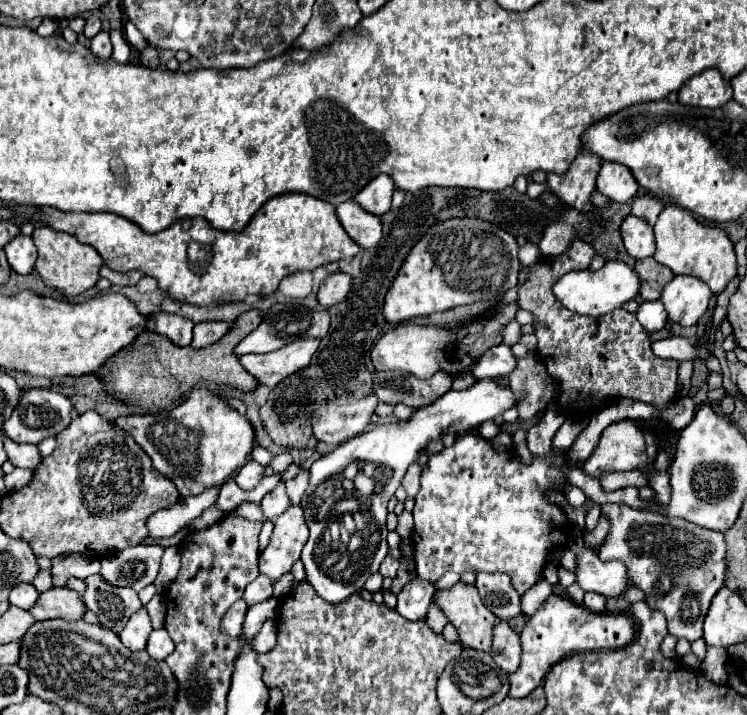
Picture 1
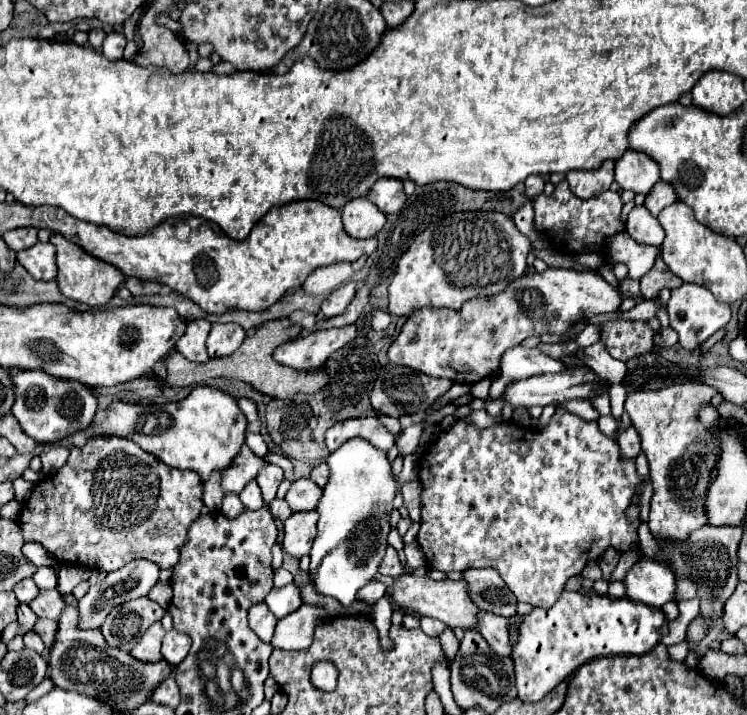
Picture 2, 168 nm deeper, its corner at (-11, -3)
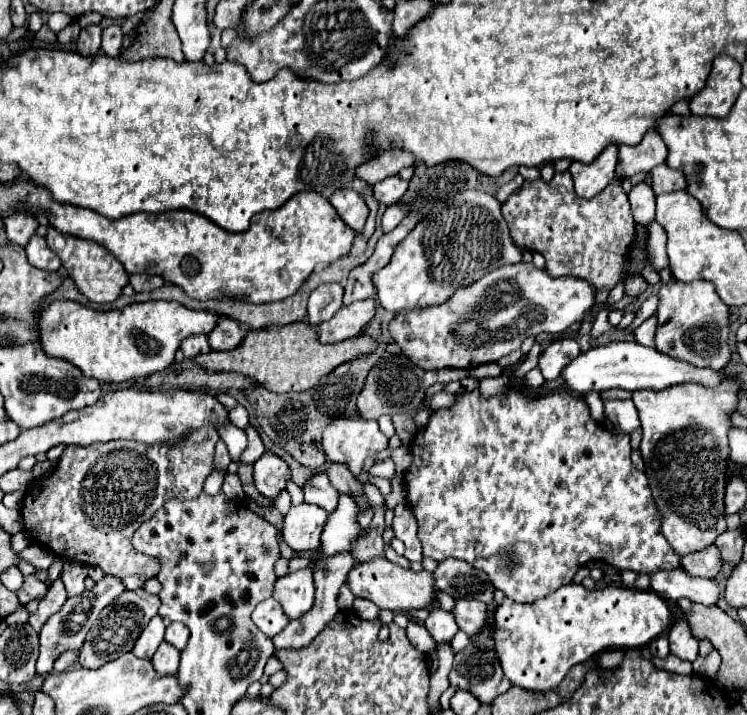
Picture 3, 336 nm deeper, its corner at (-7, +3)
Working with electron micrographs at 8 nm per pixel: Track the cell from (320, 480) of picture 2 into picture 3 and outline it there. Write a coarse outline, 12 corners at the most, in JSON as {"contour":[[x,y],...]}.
{"contour":[[329,463],[325,475],[339,493],[363,495],[361,483],[341,463]]}

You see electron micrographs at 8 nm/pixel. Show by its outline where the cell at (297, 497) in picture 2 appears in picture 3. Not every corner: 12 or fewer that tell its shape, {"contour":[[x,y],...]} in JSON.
{"contour":[[325,473],[311,475],[303,489],[305,503],[327,513],[337,507],[339,491]]}

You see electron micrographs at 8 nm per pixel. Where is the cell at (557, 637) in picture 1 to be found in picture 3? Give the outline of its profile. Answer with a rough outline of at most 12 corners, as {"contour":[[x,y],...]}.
{"contour":[[571,583],[505,599],[493,639],[511,685],[547,693],[607,649],[669,627],[653,591]]}

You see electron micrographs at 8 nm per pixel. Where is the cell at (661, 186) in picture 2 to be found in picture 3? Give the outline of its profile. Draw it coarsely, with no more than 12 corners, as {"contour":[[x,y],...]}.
{"contour":[[665,163],[651,171],[655,195],[685,189],[683,173]]}

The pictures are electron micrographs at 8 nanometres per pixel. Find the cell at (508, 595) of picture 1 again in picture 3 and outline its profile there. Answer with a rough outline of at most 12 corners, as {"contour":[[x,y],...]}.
{"contour":[[459,559],[435,569],[435,585],[453,599],[493,603],[487,573]]}

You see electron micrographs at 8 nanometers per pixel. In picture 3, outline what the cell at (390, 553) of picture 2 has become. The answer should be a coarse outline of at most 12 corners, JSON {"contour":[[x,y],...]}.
{"contour":[[379,511],[353,549],[357,563],[383,557],[385,521]]}

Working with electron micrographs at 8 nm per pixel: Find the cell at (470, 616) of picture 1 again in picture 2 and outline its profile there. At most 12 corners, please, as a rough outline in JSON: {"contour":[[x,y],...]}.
{"contour":[[413,573],[395,577],[385,597],[405,613],[451,629],[473,627],[479,611],[467,583]]}

